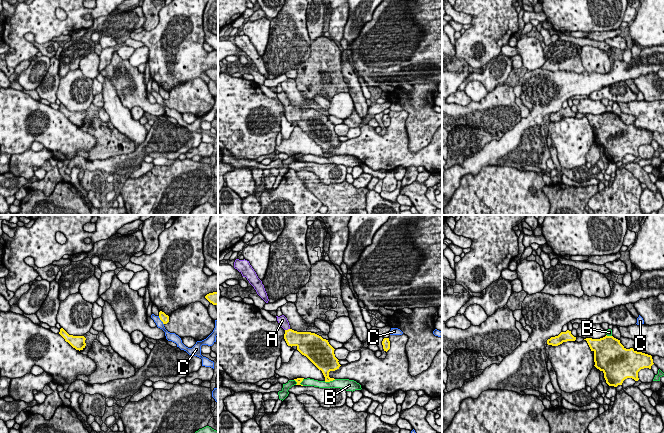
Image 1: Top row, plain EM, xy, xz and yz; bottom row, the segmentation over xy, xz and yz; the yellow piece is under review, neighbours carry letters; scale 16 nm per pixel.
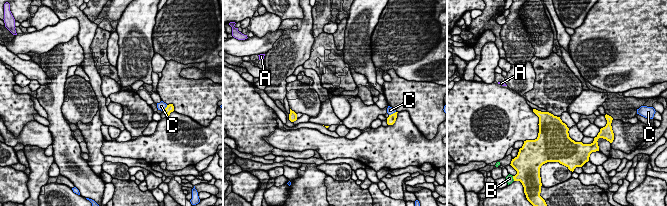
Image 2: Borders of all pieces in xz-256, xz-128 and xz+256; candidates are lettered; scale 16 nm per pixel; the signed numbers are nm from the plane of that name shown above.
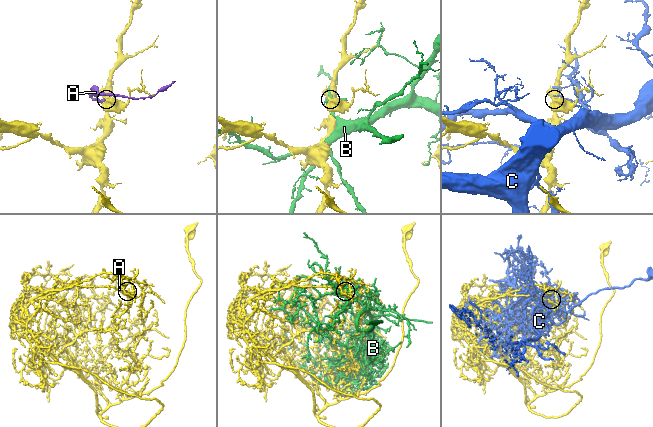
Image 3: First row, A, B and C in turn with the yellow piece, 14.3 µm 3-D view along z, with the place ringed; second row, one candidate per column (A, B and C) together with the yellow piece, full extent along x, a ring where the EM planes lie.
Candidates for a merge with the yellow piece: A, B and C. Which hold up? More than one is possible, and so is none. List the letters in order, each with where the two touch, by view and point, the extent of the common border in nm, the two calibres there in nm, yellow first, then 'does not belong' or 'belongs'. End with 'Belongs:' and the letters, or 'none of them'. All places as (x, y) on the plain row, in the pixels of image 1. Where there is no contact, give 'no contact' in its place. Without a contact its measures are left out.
A: xz (288, 105) | 90 nm | 260/160 nm | belongs
B: xz (329, 157) | 190 nm | 200/160 nm | does not belong
C: xy (160, 95) | 170 nm | 140/120 nm | does not belong
Belongs: A

